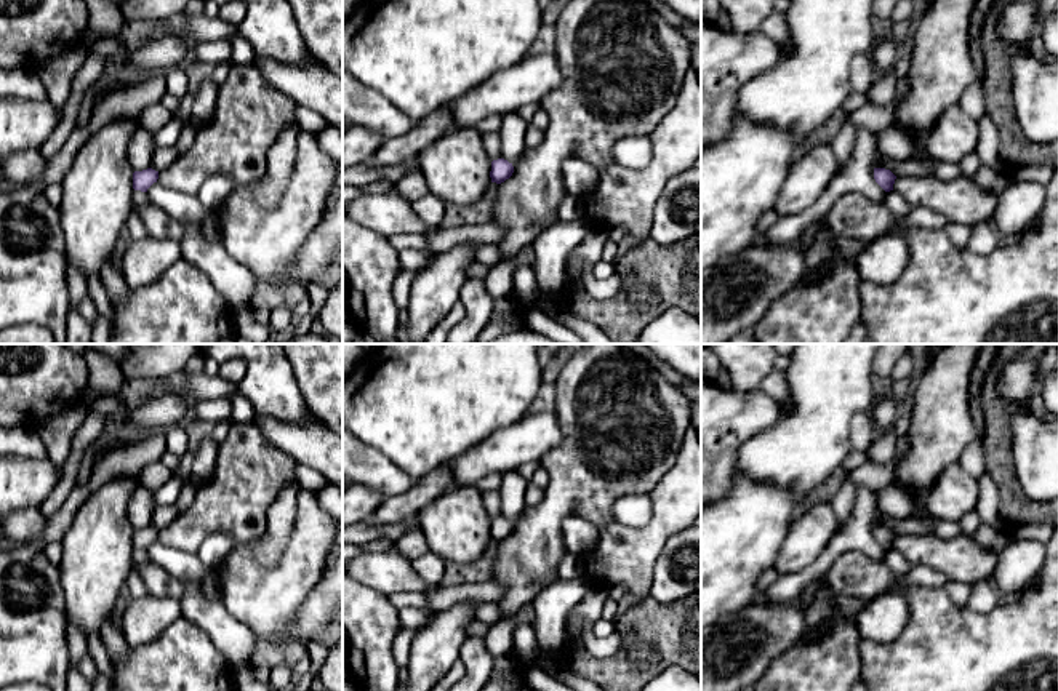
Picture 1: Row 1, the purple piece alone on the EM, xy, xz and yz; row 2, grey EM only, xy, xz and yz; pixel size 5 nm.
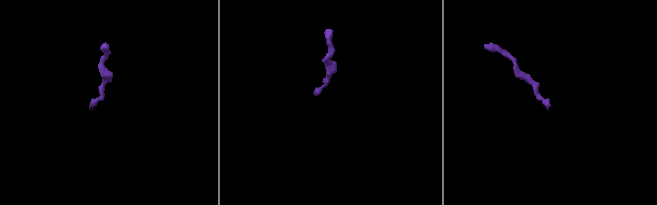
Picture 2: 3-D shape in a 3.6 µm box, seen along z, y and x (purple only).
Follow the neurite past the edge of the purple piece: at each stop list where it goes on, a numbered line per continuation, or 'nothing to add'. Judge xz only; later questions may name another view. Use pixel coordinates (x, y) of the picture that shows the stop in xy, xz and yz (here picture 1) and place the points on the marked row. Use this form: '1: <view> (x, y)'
nothing to add

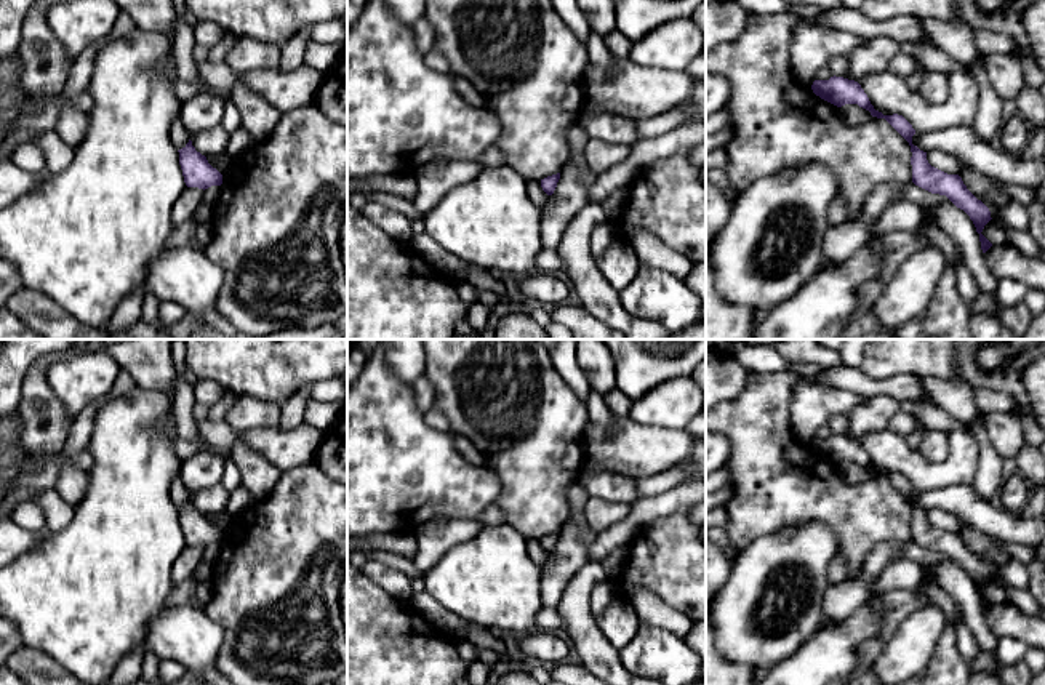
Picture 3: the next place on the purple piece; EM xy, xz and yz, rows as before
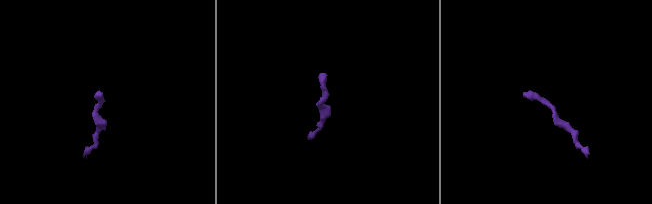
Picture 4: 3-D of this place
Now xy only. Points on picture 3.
nothing to add

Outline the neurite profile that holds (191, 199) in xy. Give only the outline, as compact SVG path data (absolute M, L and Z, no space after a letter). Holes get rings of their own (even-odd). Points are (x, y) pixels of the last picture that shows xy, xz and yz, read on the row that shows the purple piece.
M186 187L181 198L174 205L174 219L186 221L192 216L194 210L203 200L203 189L198 187Z

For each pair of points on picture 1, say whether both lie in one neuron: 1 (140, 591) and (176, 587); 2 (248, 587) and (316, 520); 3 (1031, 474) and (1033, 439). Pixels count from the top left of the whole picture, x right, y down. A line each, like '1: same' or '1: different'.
1: different
2: same
3: same

